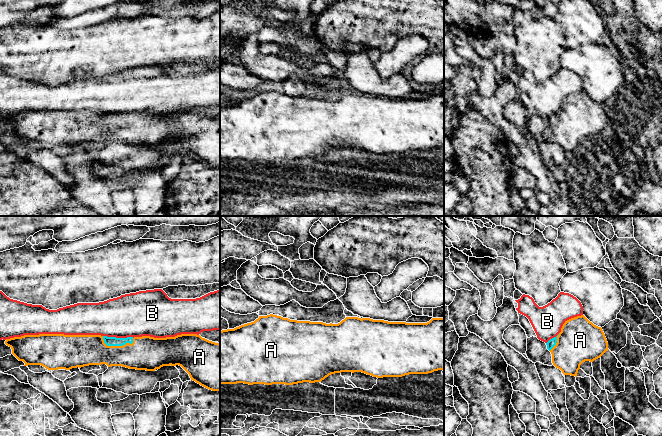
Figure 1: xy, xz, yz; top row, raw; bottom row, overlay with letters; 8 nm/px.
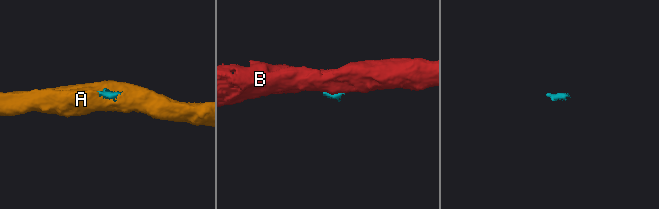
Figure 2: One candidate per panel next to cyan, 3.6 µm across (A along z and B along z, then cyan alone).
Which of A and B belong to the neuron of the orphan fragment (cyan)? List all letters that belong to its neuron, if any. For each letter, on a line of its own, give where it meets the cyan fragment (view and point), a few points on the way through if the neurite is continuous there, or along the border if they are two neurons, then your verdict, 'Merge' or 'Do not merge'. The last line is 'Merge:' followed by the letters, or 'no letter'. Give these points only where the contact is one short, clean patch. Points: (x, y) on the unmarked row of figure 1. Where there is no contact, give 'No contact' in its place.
A: Touches cyan at xy (116, 121). Merge
B: Touches cyan at xy (118, 114). Boundary: xy (103, 111), (133, 113). Do not merge
Merge: A

